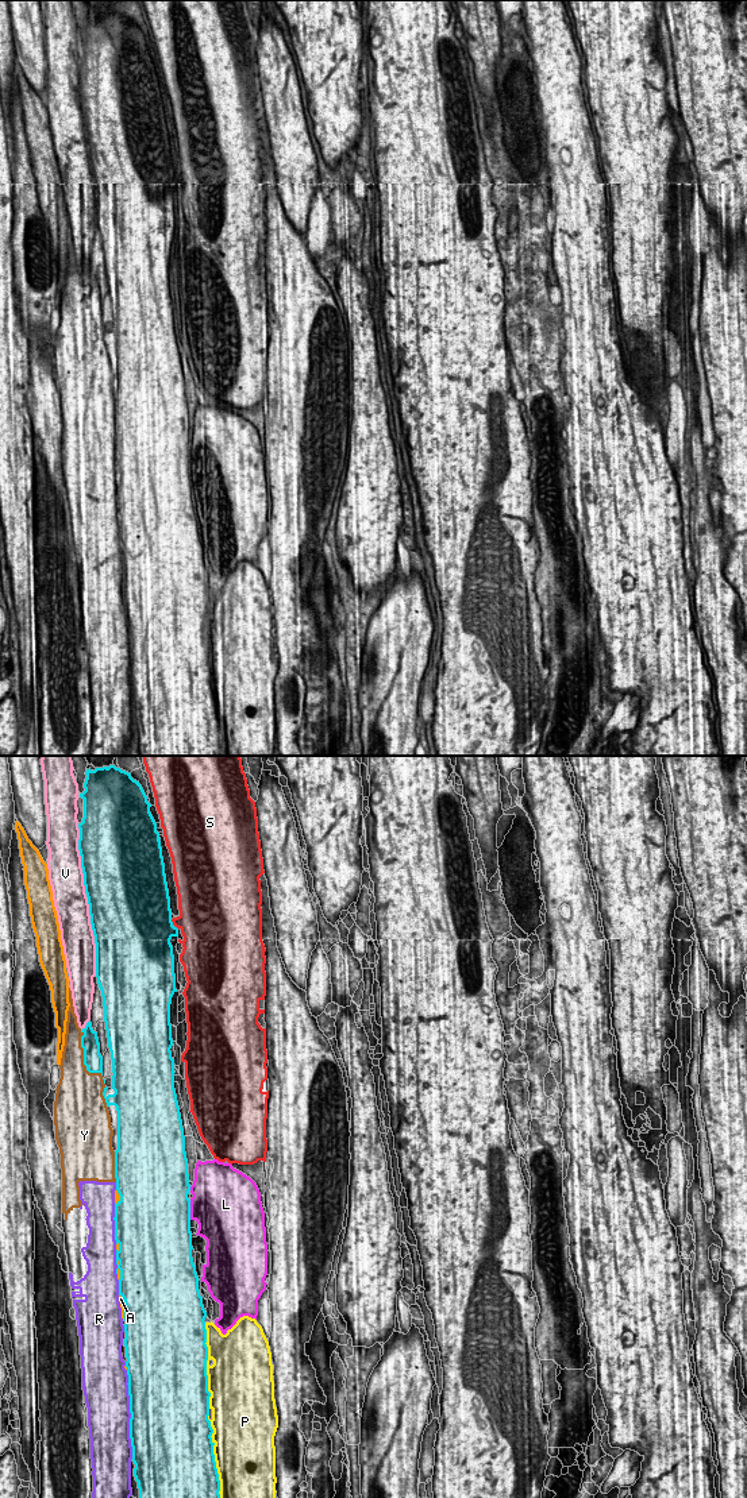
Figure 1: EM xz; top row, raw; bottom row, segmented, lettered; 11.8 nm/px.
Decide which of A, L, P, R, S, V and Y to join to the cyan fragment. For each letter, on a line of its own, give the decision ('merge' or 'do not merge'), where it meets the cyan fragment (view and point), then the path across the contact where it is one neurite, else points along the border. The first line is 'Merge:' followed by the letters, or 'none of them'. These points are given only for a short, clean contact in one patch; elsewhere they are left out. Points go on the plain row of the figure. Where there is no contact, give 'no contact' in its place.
Merge: none of them
A: do not merge; meets cyan in xz at (126, 551)
L: do not merge; meets cyan in xz at (189, 454)
P: do not merge; meets cyan in xz at (215, 707)
R: do not merge; meets cyan in xz at (131, 659)
S: do not merge; meets cyan in xz at (172, 166); border along xz (170, 163), (173, 168)
V: do not merge; meets cyan in xz at (88, 143)
Y: do not merge; meets cyan in xz at (84, 301)

